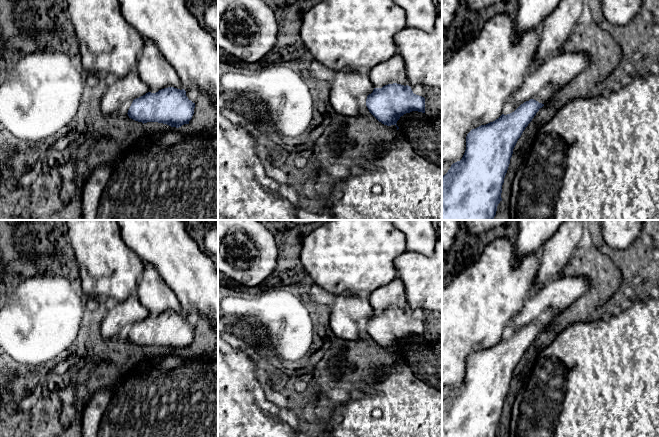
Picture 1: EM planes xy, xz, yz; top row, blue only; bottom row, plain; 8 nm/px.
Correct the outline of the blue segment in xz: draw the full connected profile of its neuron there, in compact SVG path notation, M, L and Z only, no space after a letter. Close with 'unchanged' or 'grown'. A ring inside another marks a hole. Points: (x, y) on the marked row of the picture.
M344 69L334 72L333 82L330 84L329 101L336 113L345 117L357 116L359 114L358 98L362 95L367 97L366 106L369 112L382 124L387 126L395 125L397 127L397 130L399 129L399 127L396 123L404 114L410 113L412 111L425 113L425 98L414 94L411 87L408 85L404 86L401 84L393 83L385 85L382 88L375 88L372 85L367 72L360 73L352 71L350 69Z; grown

